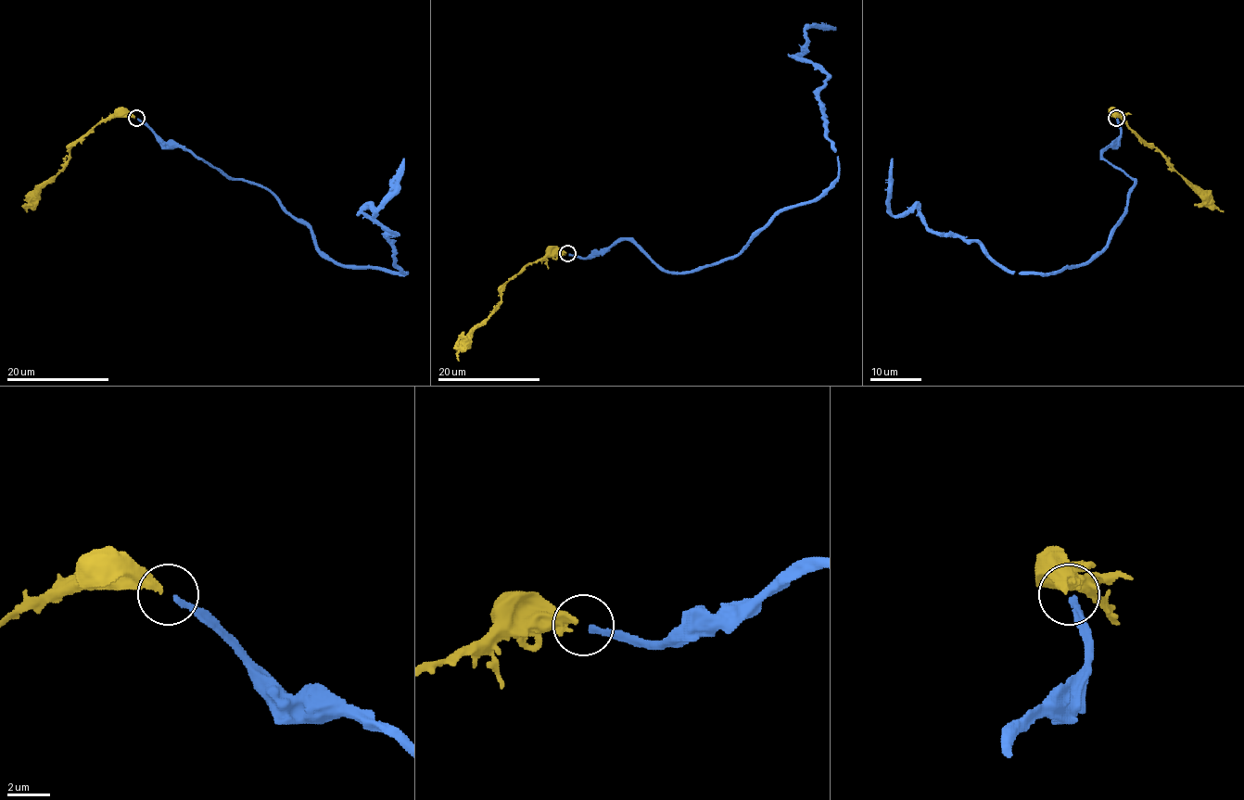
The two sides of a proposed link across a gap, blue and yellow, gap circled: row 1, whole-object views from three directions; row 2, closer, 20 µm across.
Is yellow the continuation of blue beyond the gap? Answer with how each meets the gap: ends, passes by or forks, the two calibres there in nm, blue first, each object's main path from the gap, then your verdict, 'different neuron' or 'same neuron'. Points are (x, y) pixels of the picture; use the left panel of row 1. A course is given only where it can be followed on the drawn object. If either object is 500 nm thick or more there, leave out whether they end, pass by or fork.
blue ends there; yellow passes by; 280 nm thick on the blue side, 220 nm on the other; blue runs (137, 119), (266, 188), (349, 266), (407, 273), (396, 234), (363, 210), (374, 215), (404, 158); yellow runs (135, 117), (107, 117), (76, 140), (69, 149), (69, 161), (42, 187), (26, 207), (28, 211); same neuron

